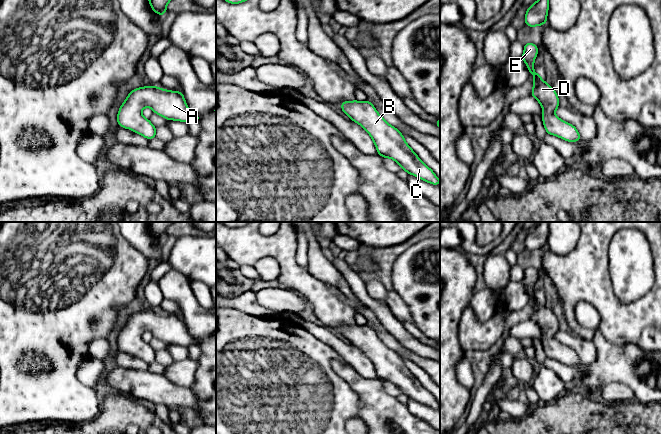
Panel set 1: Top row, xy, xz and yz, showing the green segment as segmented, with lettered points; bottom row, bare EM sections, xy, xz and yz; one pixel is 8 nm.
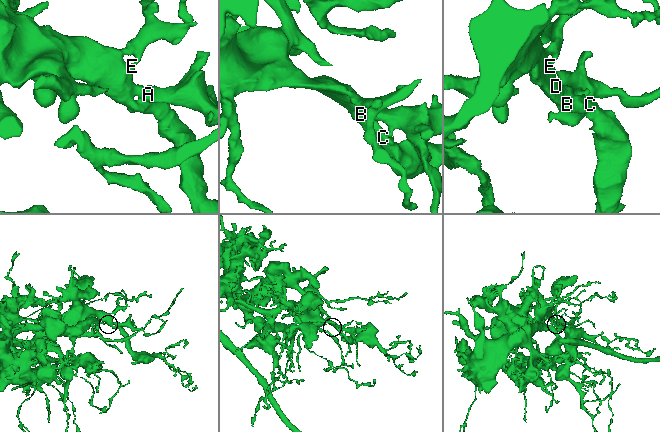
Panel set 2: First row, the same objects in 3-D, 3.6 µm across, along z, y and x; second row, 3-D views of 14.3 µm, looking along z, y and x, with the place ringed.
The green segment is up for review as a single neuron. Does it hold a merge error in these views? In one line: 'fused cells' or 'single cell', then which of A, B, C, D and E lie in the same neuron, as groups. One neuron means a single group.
single cell; groups A B C D E

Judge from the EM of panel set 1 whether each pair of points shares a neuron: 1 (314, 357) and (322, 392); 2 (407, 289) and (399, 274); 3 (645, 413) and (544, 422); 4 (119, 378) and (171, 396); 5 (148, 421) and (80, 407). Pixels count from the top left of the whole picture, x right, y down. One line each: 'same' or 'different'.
1: same
2: same
3: same
4: same
5: different

